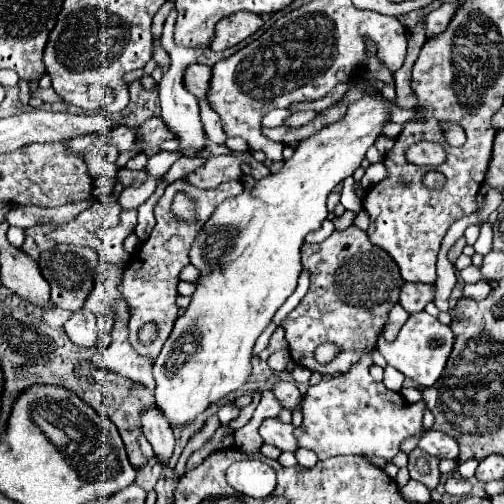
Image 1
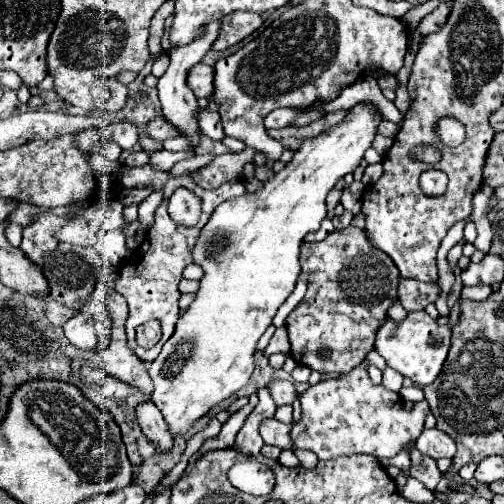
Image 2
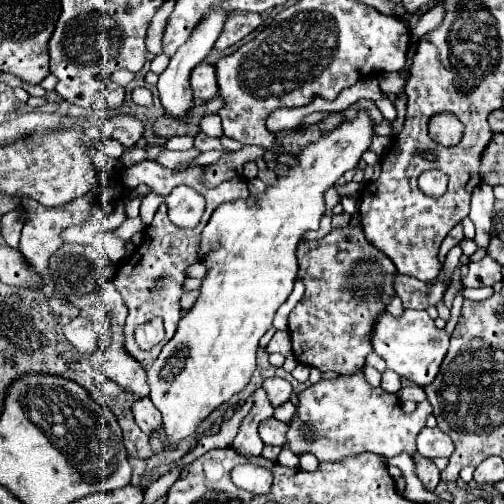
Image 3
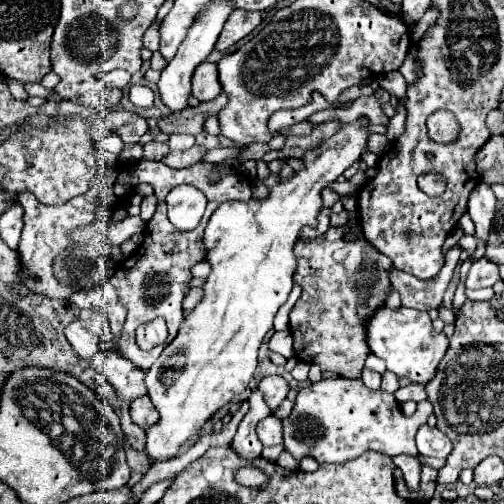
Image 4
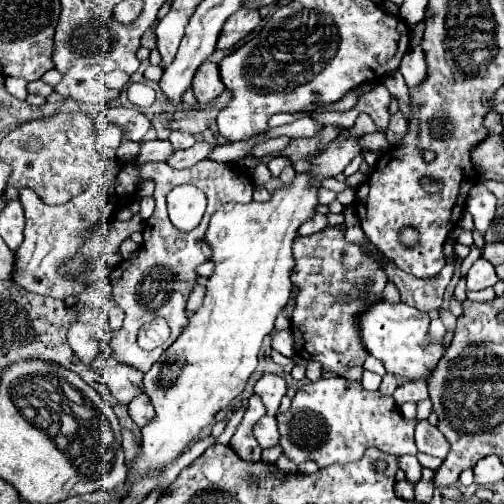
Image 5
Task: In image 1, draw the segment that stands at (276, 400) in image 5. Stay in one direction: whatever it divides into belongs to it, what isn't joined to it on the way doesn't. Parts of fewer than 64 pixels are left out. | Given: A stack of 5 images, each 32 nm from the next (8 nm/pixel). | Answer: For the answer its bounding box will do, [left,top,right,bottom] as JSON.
[272,380,302,410]

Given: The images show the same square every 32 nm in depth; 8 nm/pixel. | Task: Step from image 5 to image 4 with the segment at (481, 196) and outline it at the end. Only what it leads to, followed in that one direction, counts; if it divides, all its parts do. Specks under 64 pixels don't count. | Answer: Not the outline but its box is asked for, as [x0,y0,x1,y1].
[468,182,496,242]

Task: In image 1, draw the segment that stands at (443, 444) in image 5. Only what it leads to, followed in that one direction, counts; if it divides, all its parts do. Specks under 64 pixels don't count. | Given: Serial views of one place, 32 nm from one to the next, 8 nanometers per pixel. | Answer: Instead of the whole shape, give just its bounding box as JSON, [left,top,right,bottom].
[418,430,458,458]

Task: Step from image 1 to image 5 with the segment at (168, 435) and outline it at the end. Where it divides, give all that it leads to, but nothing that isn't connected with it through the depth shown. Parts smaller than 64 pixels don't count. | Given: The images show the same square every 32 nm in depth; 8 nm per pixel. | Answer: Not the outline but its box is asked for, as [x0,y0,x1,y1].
[128,392,154,428]

